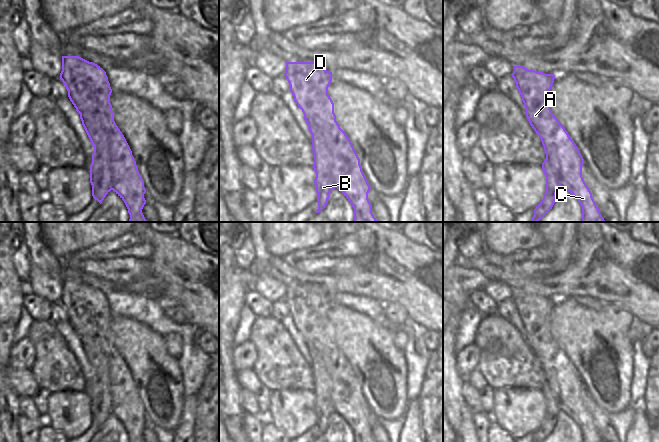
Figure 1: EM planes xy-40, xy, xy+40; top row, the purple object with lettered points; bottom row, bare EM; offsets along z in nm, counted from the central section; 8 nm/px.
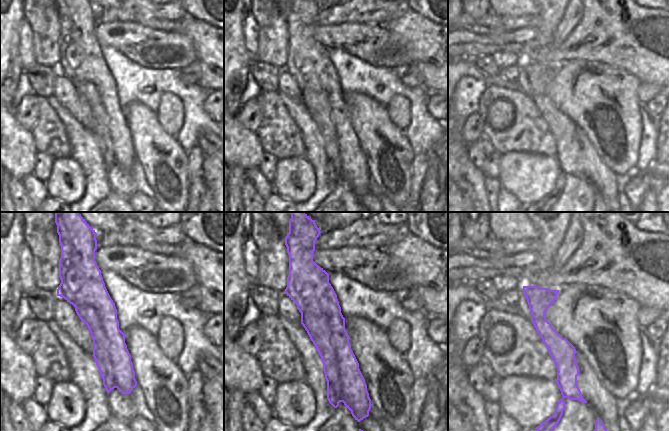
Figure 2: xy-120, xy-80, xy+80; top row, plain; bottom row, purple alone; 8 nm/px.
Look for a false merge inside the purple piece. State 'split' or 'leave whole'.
split

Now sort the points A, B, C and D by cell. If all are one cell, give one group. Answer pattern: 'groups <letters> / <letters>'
groups A B / C D

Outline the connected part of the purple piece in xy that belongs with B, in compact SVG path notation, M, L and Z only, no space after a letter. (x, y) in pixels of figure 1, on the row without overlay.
M304 338L304 343L312 359L312 375L314 389L312 390L316 401L316 417L318 419L318 433L321 436L327 429L330 417L336 412L332 401L332 377L334 369L338 367L341 359L340 353L335 354L334 349L325 346L321 340Z

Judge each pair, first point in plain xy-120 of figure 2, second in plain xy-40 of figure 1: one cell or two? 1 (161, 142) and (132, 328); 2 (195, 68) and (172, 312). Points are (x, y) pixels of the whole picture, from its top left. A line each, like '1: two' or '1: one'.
1: one
2: one

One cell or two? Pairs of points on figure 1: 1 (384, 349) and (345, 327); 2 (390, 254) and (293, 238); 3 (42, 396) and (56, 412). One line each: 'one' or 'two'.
1: one
2: two
3: two

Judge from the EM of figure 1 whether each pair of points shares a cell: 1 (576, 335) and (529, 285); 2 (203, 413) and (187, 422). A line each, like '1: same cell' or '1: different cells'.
1: different cells
2: different cells

